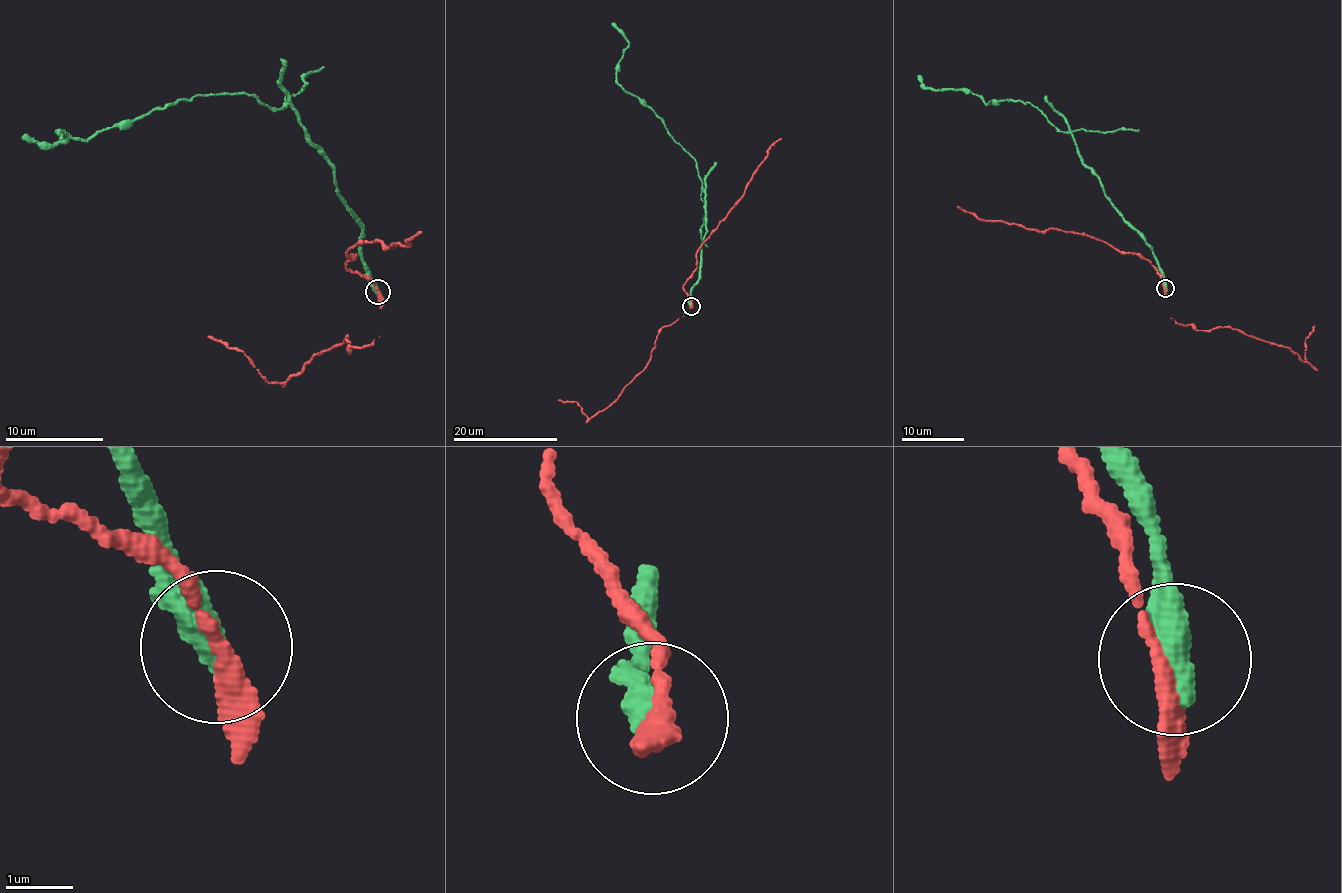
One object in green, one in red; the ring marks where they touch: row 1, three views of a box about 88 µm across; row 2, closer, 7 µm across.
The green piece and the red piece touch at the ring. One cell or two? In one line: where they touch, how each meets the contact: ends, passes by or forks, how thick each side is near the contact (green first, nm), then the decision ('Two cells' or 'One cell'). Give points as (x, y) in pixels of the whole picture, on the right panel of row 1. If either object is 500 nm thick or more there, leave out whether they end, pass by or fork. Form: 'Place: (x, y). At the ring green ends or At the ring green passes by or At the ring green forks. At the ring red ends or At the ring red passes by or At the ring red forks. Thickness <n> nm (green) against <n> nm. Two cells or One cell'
Place: (1165, 288). Thickness 500 nm (green) against 240 nm. Two cells

